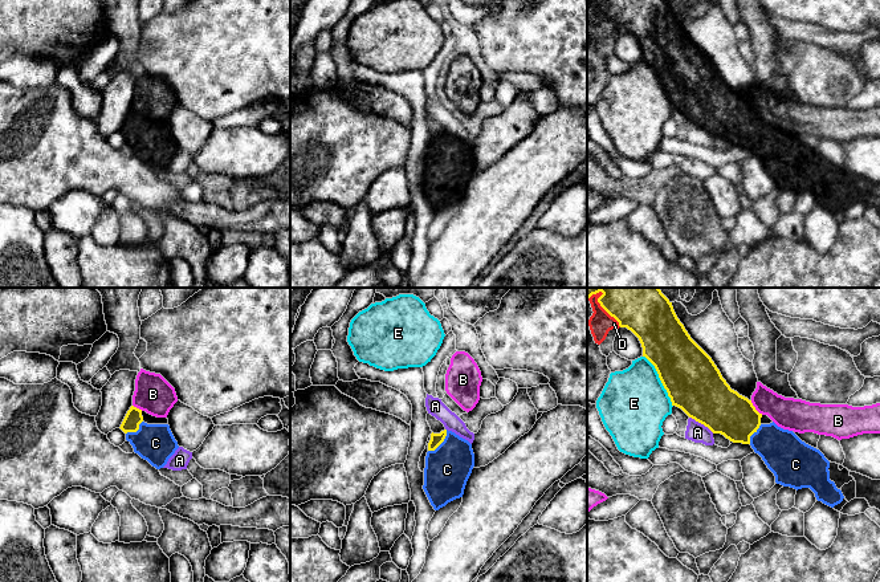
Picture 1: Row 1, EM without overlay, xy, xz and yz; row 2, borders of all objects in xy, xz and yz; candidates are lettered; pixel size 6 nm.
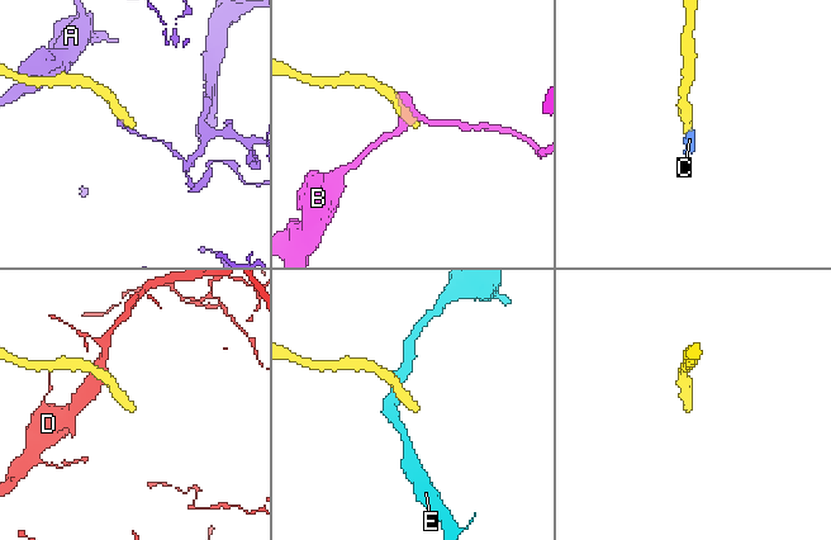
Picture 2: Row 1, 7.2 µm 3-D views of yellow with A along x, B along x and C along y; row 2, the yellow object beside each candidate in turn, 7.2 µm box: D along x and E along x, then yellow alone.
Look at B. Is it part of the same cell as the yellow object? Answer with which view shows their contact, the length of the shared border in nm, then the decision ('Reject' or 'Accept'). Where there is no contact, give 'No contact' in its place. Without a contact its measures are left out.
Touches yellow in yz. Shared border 120 nm. Reject

